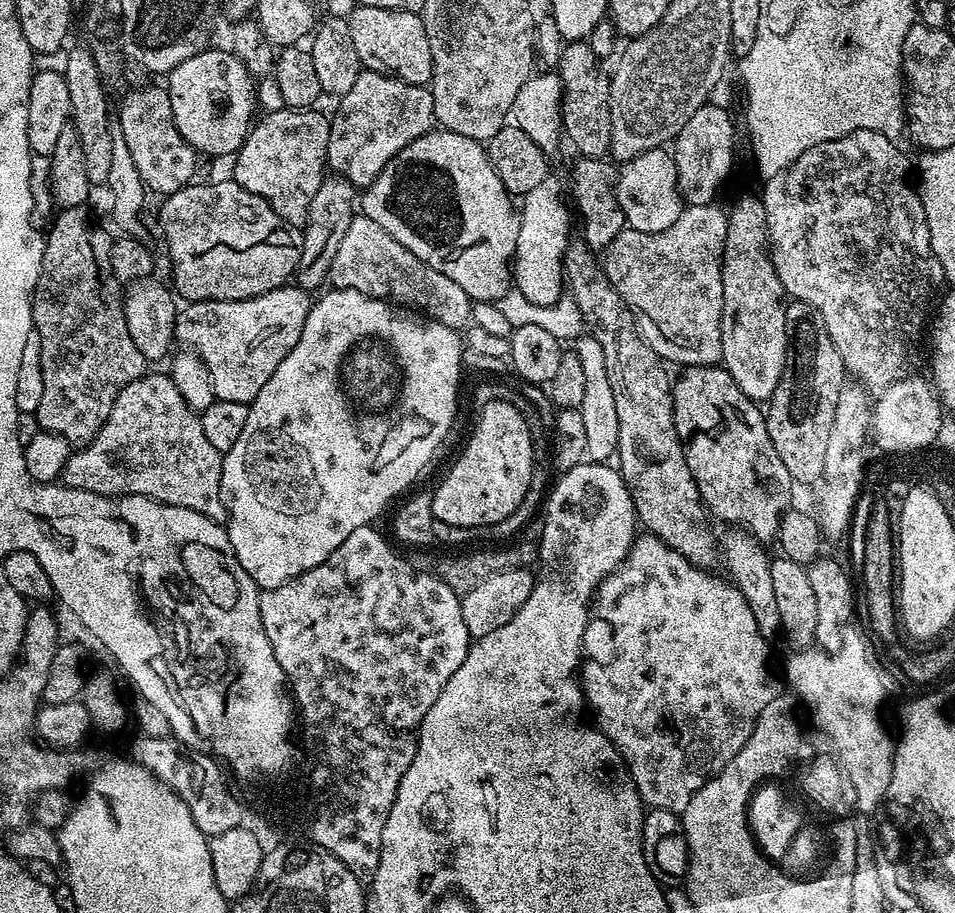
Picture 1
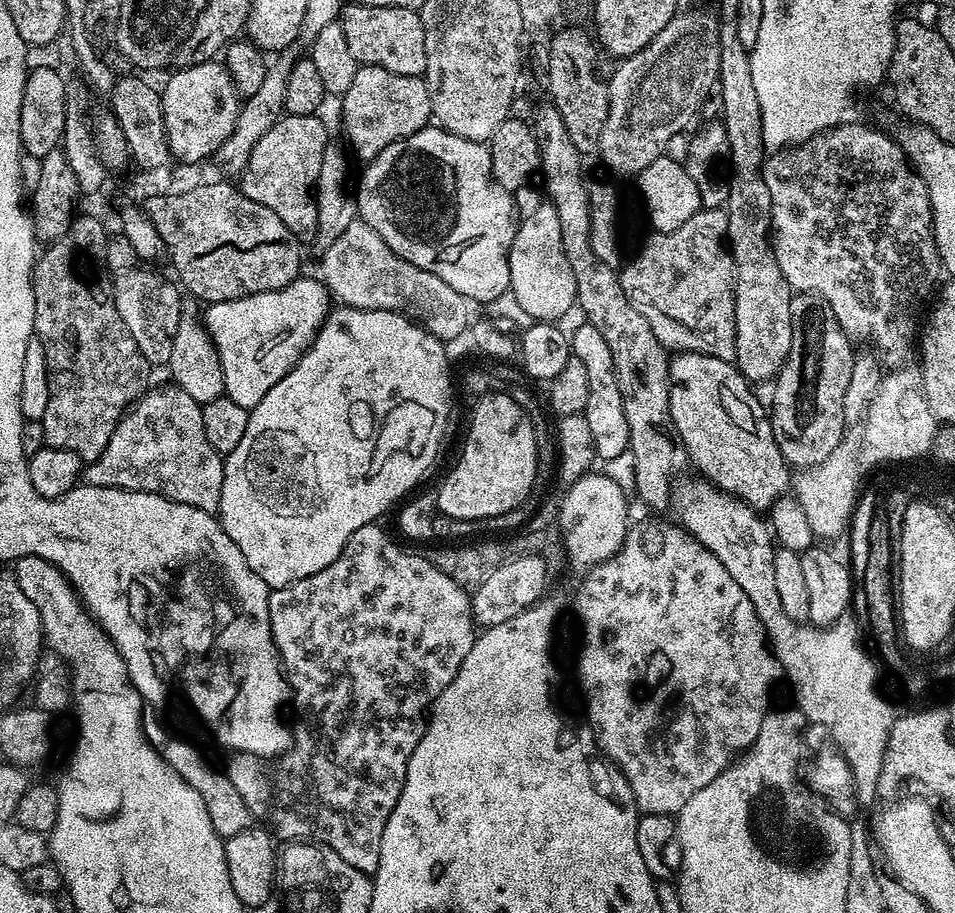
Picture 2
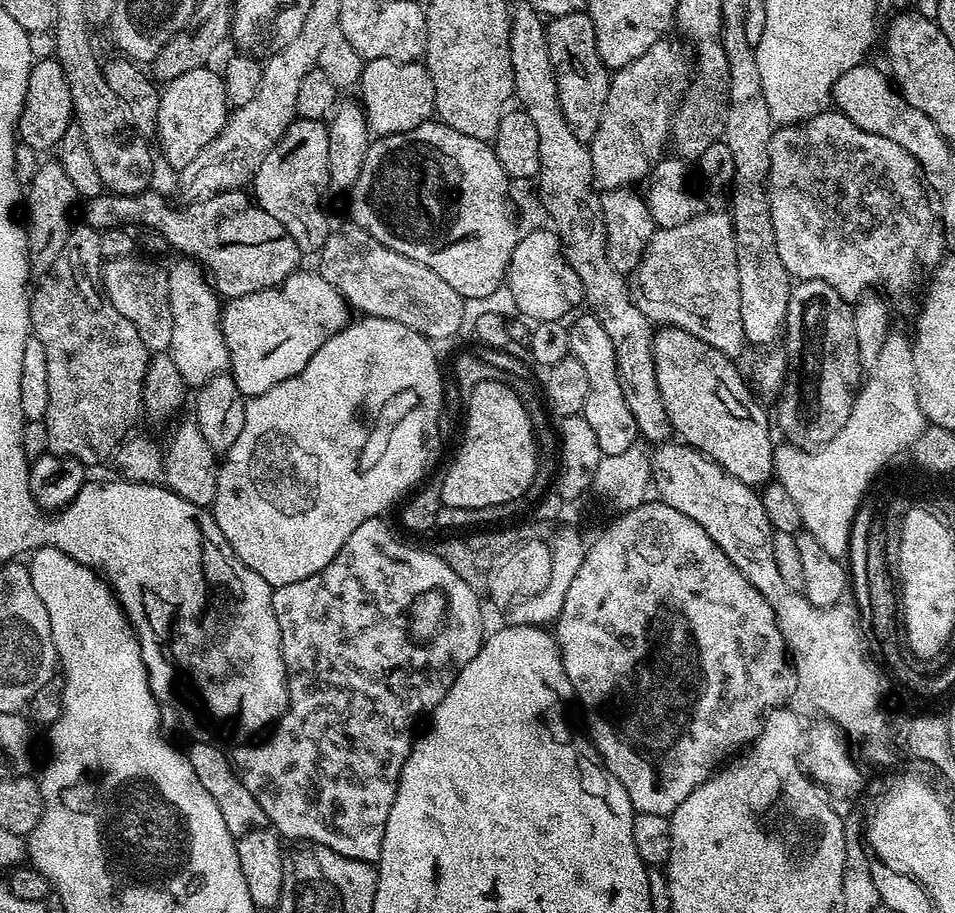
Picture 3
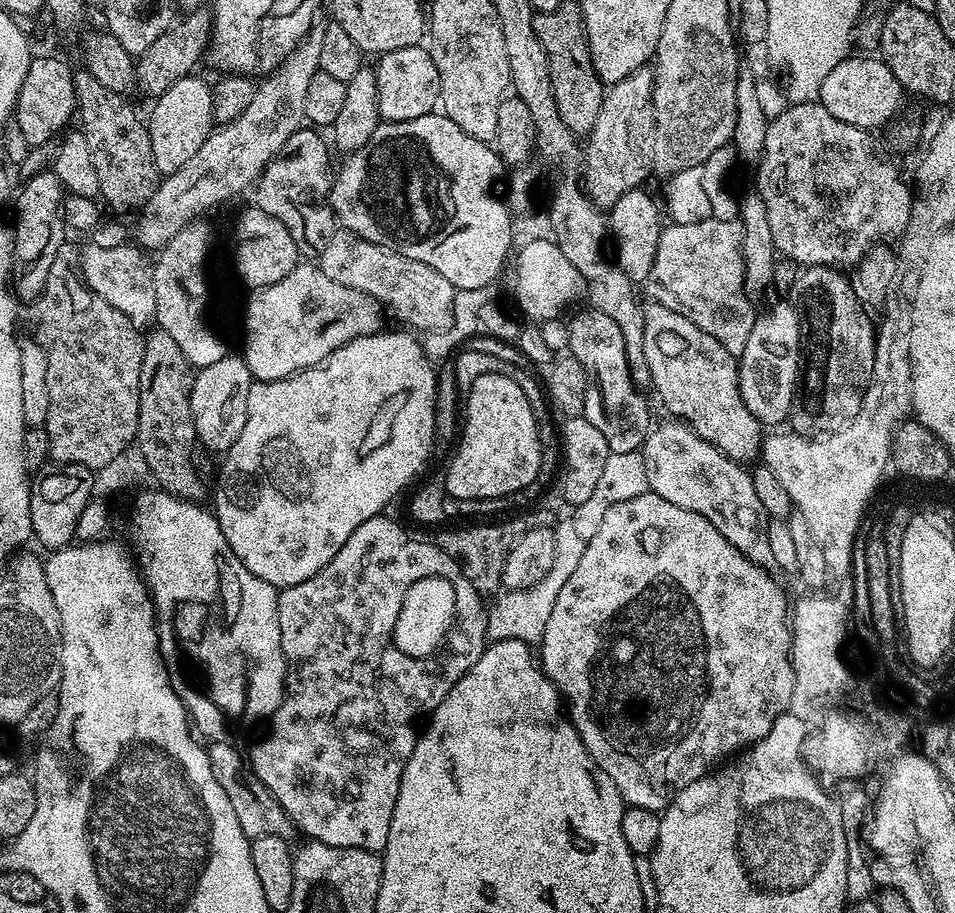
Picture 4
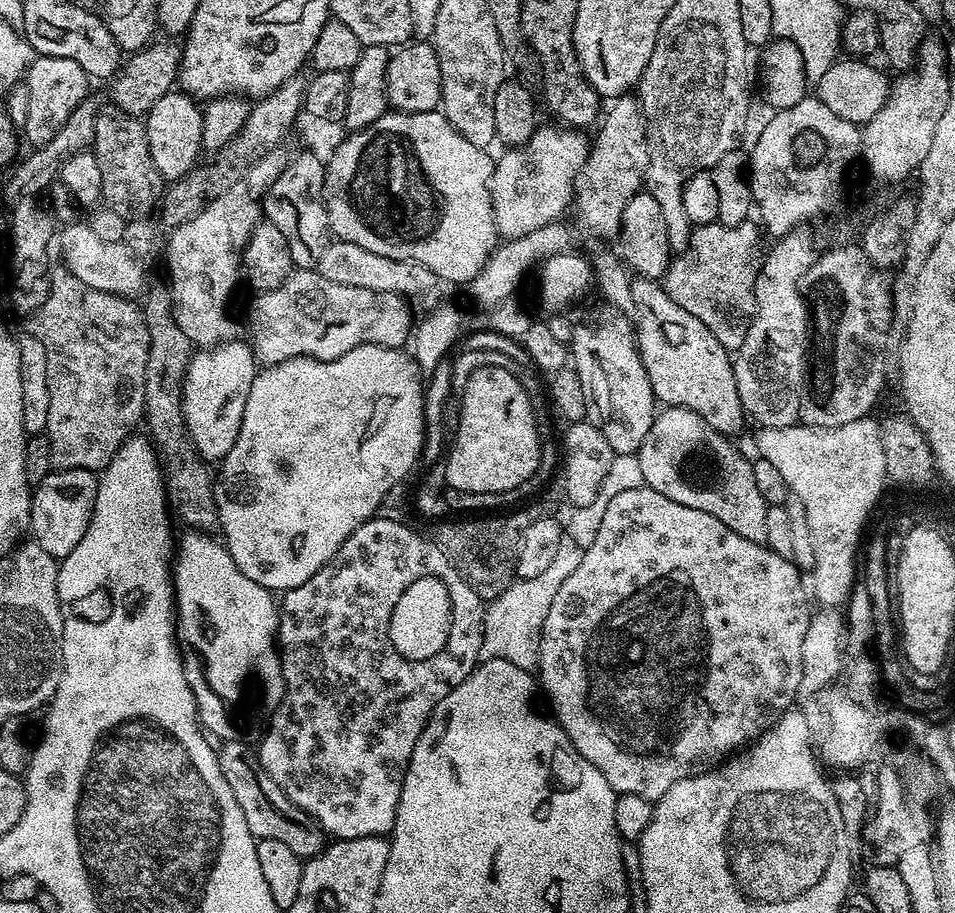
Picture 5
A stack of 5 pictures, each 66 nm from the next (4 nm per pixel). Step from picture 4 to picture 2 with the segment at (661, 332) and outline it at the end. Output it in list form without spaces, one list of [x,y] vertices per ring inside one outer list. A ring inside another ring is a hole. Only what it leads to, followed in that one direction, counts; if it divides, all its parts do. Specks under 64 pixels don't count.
[[[676,352],[668,362],[668,379],[671,387],[670,418],[684,444],[691,467],[696,467],[701,477],[716,485],[721,492],[750,505],[757,510],[768,510],[772,503],[785,495],[790,488],[790,465],[782,458],[778,442],[774,442],[769,413],[752,393],[753,385],[744,379],[735,363],[710,354]]]

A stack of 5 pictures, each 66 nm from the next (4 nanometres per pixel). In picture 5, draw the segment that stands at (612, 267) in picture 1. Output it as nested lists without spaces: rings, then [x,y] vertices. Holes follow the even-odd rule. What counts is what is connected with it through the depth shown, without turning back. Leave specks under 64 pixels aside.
[[[751,219],[738,226],[722,226],[717,222],[693,227],[688,249],[673,255],[662,281],[666,294],[686,314],[694,314],[723,348],[729,350],[742,346],[742,338],[752,321],[756,305],[754,286],[762,263],[759,231]]]

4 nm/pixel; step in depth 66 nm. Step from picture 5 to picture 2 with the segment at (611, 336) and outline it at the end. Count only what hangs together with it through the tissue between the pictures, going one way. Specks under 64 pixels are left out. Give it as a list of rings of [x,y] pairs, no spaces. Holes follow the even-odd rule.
[[[580,322],[576,329],[571,329],[570,343],[572,355],[578,357],[579,361],[586,366],[586,379],[590,381],[590,394],[586,397],[586,406],[582,415],[586,418],[587,424],[590,425],[590,434],[594,438],[594,450],[601,461],[605,462],[617,458],[618,454],[629,451],[630,430],[626,426],[625,411],[622,410],[622,394],[618,394],[618,382],[614,378],[614,364],[613,359],[610,358],[610,346],[606,346],[602,334],[598,334],[596,327],[587,322]]]

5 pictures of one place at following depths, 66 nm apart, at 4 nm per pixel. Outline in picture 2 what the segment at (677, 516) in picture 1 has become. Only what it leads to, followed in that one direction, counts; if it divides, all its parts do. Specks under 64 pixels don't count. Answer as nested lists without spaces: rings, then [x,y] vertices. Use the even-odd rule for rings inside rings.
[[[544,102],[537,110],[534,131],[540,151],[540,172],[544,176],[544,188],[548,191],[547,199],[558,212],[562,224],[563,249],[574,272],[576,304],[579,310],[581,308],[584,311],[583,319],[593,324],[598,334],[602,334],[606,346],[610,346],[614,378],[618,382],[618,394],[622,394],[622,410],[625,411],[626,426],[630,430],[628,447],[634,456],[635,495],[640,495],[641,502],[652,508],[667,509],[672,499],[674,478],[679,477],[684,464],[686,468],[689,463],[684,444],[670,418],[669,353],[650,330],[650,322],[646,322],[646,318],[642,318],[642,314],[630,306],[620,285],[617,269],[611,268],[602,262],[602,258],[598,258],[598,254],[594,254],[590,240],[590,184],[584,181],[585,157],[578,146],[570,142],[566,122],[562,122],[562,114],[558,114],[550,102]]]

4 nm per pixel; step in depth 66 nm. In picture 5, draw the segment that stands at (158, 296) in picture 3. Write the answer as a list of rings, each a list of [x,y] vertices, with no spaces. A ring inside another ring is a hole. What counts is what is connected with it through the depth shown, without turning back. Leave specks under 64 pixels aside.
[[[87,222],[67,225],[61,231],[60,251],[63,265],[68,267],[82,282],[86,282],[86,286],[90,286],[94,290],[102,290],[103,292],[129,298],[139,297],[145,291],[145,261],[135,255],[132,249],[126,247],[123,242],[115,244],[96,237],[94,230],[90,230]]]

